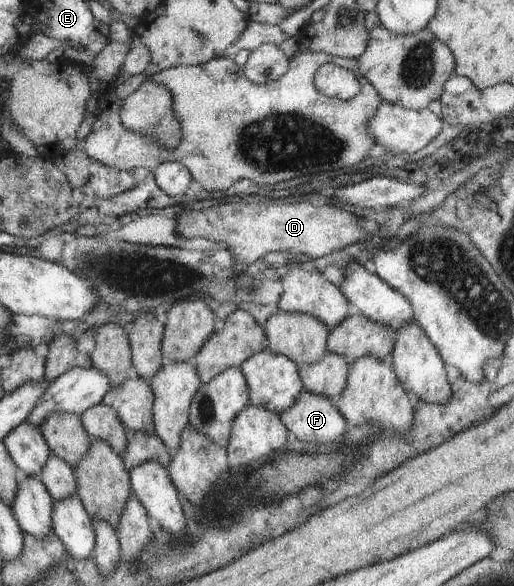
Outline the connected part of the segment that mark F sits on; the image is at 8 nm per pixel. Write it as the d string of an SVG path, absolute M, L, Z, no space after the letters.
M305 389L299 395L299 399L295 401L295 405L291 409L281 411L279 415L289 434L301 443L305 443L308 451L316 451L317 447L325 447L325 445L337 445L345 437L346 420L339 413L332 400L321 397L317 393L309 393Z

